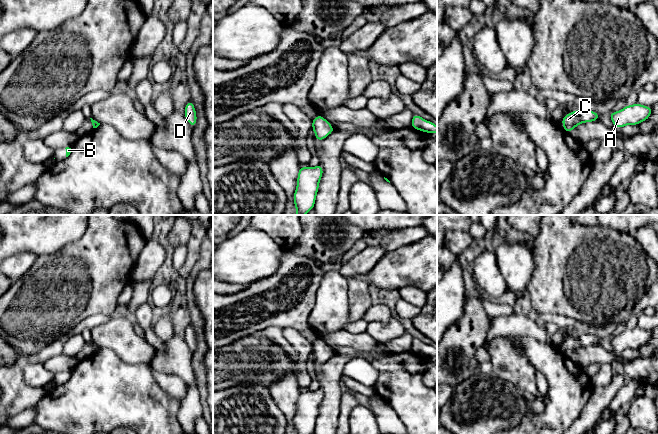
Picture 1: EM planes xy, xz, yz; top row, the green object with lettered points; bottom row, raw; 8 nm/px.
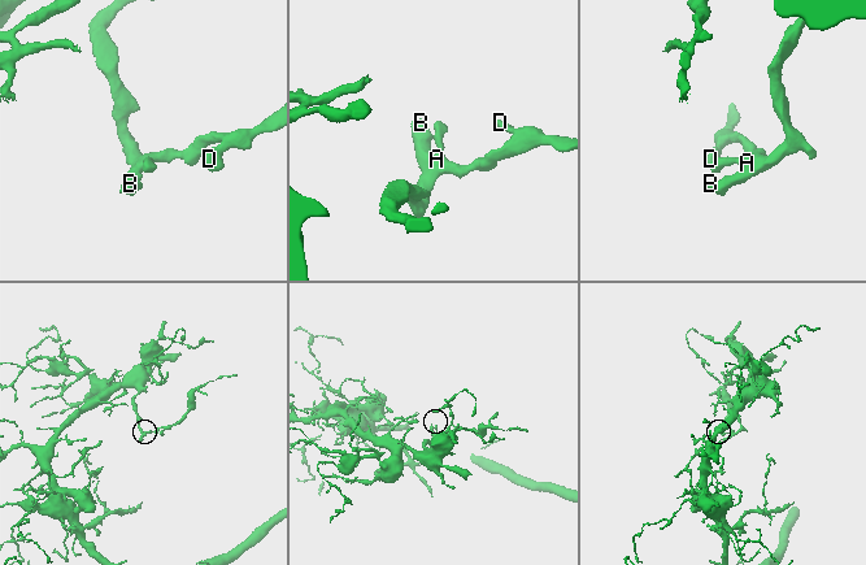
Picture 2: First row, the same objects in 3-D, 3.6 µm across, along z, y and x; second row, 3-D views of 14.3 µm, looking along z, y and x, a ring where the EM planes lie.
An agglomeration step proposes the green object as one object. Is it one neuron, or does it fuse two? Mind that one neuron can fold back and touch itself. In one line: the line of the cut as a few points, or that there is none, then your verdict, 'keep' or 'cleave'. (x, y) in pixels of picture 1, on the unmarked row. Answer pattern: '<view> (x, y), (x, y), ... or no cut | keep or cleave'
no cut | keep

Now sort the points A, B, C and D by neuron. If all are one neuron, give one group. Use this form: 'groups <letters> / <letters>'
groups A B C D

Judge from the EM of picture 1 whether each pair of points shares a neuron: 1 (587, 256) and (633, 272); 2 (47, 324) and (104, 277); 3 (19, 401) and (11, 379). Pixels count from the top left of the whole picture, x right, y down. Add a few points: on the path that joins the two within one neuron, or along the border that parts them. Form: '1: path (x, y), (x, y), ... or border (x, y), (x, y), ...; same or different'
1: path (598, 256), (617, 256), (622, 261); same
2: path (63, 309), (81, 307), (95, 293); same
3: path (14, 396), (11, 393), (11, 384); same

